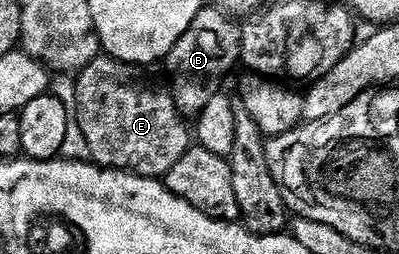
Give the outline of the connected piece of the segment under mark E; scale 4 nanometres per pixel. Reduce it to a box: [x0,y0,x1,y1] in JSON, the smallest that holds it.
[72,58,192,180]

